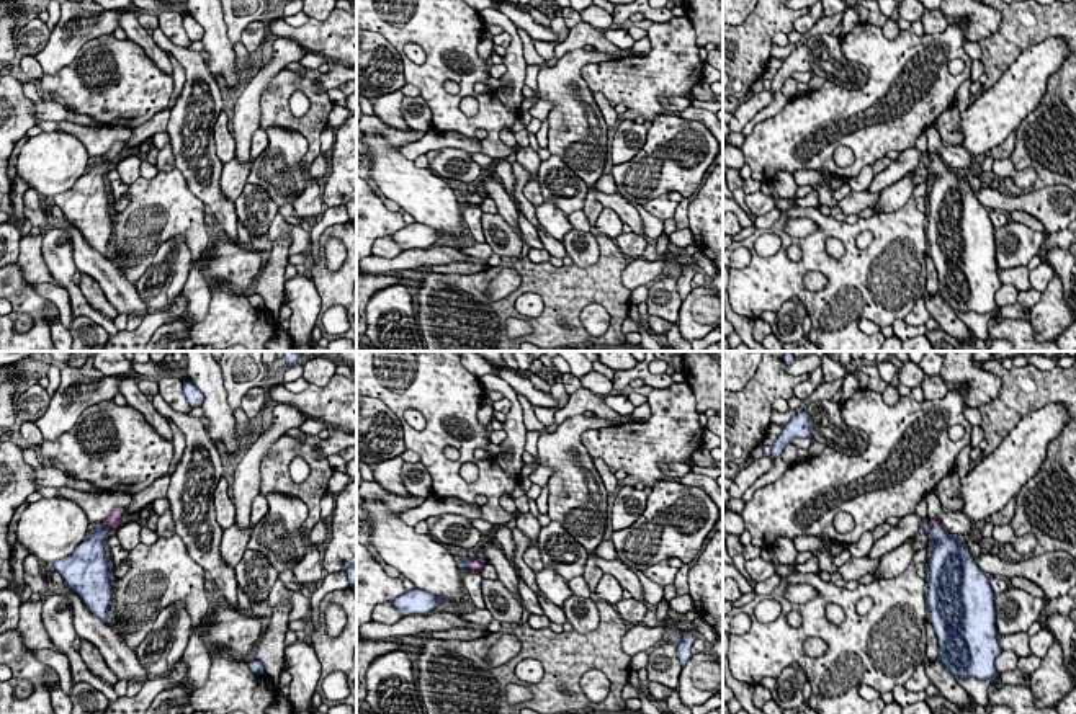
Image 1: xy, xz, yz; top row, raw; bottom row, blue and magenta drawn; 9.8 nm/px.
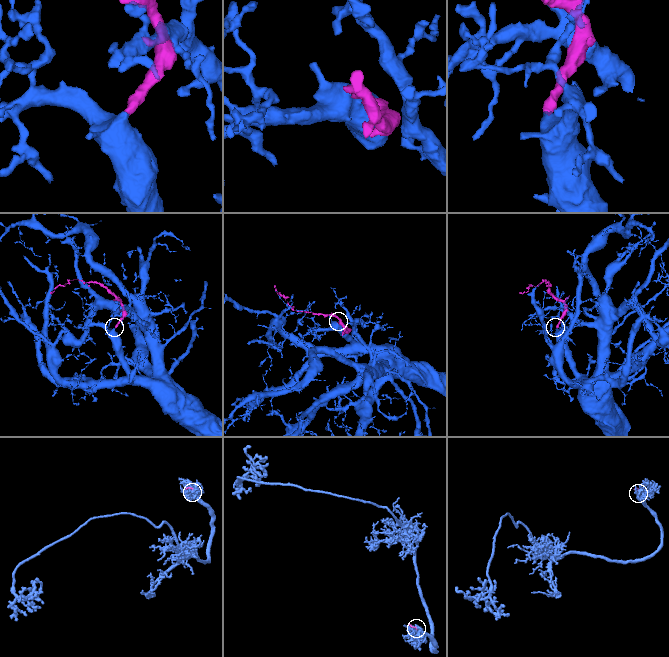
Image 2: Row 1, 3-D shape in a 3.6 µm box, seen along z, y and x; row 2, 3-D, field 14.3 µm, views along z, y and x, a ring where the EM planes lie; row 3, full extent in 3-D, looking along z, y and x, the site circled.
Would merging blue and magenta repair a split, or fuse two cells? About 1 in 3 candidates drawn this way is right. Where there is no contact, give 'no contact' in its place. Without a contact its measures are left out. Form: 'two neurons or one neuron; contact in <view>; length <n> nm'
one neuron; contact in xy; length 110 nm

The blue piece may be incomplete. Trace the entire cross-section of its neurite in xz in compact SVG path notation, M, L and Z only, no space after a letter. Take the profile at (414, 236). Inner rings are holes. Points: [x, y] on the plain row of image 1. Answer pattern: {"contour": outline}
{"contour": "M419 222L407 224L391 235L402 252L410 248L428 248L442 237L445 237L445 234Z"}

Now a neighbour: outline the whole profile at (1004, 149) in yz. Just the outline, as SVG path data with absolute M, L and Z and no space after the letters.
M1015 131L1011 132L1007 139L999 145L996 145L988 155L991 155L993 160L1011 158L1014 147L1015 147Z

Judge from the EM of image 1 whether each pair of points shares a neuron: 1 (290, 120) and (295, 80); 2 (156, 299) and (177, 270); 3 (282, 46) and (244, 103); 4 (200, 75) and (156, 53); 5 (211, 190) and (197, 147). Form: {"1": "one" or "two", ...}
{"1": "one", "2": "one", "3": "one", "4": "two", "5": "one"}

